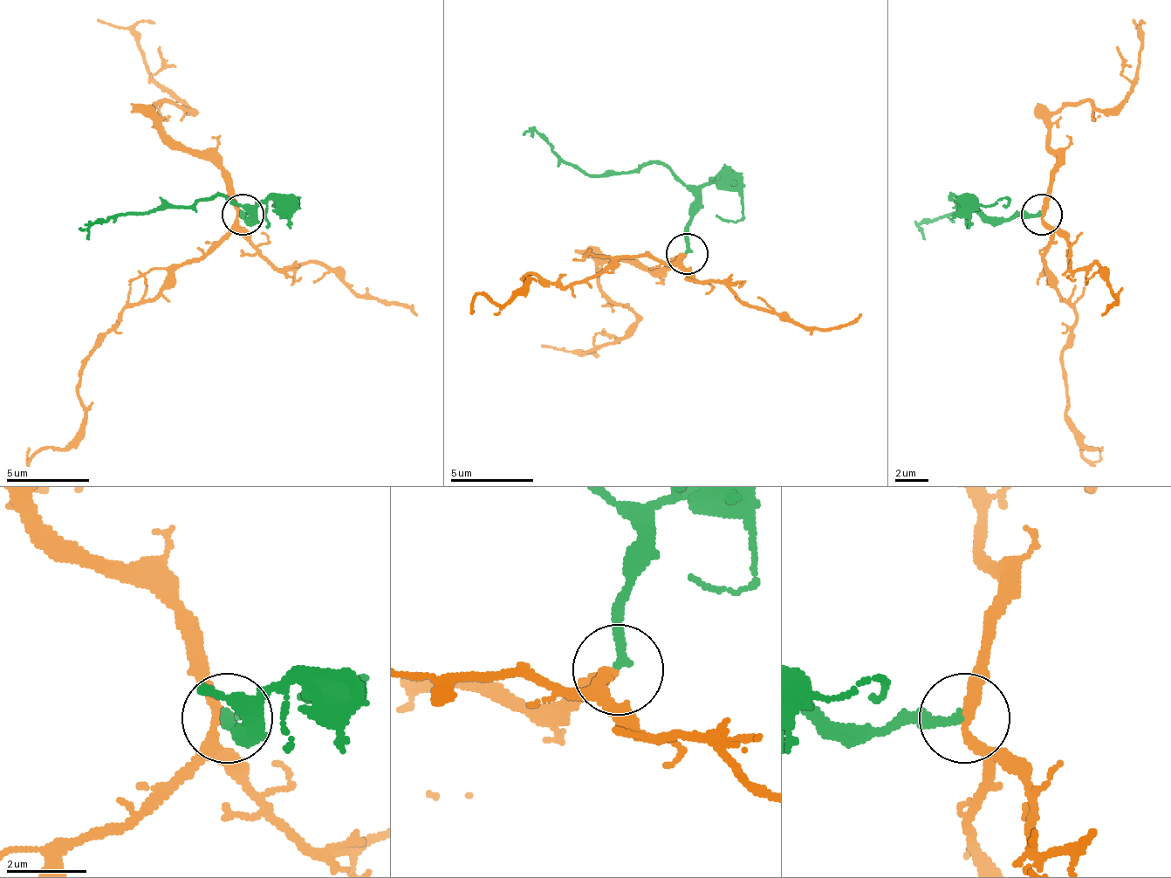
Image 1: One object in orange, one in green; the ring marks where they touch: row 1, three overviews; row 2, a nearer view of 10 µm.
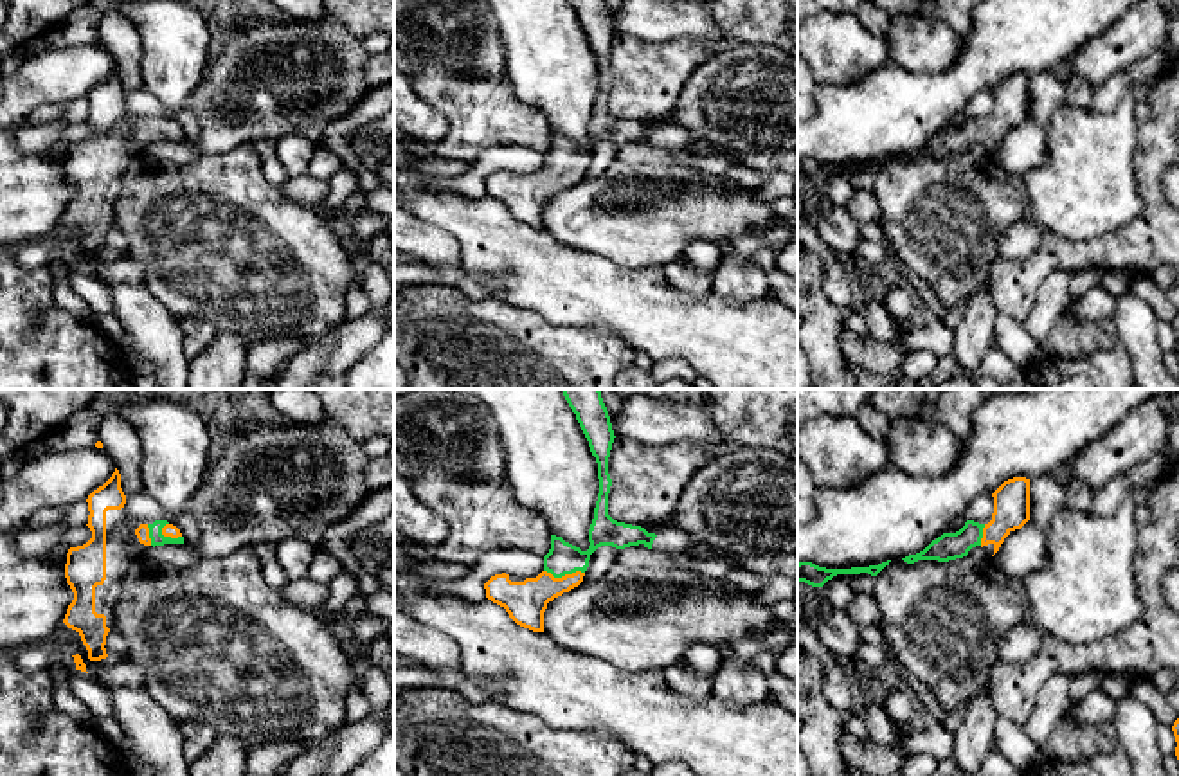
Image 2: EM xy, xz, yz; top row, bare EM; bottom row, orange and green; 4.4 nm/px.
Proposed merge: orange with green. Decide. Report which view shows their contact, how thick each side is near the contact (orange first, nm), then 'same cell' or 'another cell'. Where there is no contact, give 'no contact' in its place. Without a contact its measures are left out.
meets orange in xz; 190 nm thick on the orange side, 140 nm on the other; same cell

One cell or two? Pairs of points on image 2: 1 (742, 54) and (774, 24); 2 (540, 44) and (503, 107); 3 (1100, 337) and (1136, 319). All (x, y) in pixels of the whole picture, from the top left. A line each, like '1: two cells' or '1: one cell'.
1: two cells
2: two cells
3: two cells

